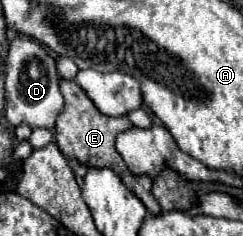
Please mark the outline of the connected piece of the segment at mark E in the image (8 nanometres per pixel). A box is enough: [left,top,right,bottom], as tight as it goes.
[55,78,161,214]

